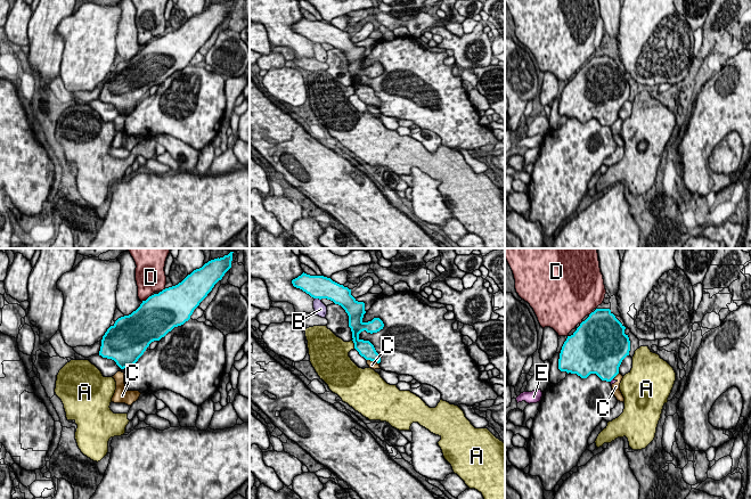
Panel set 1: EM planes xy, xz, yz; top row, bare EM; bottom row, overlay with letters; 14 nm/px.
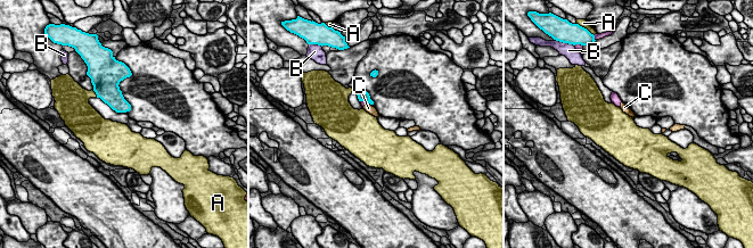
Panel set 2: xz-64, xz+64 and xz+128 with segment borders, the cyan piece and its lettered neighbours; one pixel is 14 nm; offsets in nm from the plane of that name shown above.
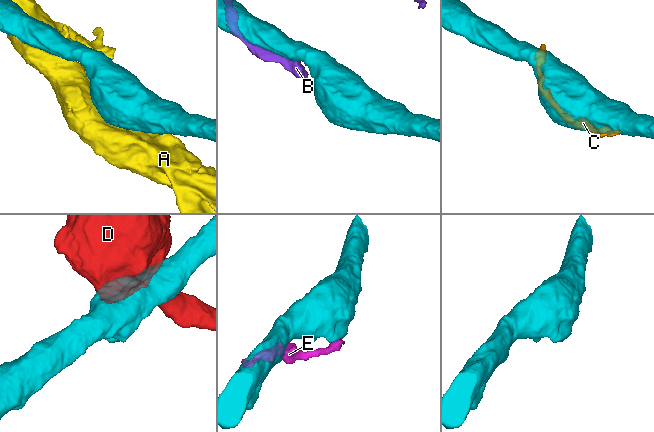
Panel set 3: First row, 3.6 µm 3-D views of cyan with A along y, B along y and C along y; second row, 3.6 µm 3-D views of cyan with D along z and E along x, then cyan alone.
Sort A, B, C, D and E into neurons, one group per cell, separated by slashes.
A / B / C E / D

